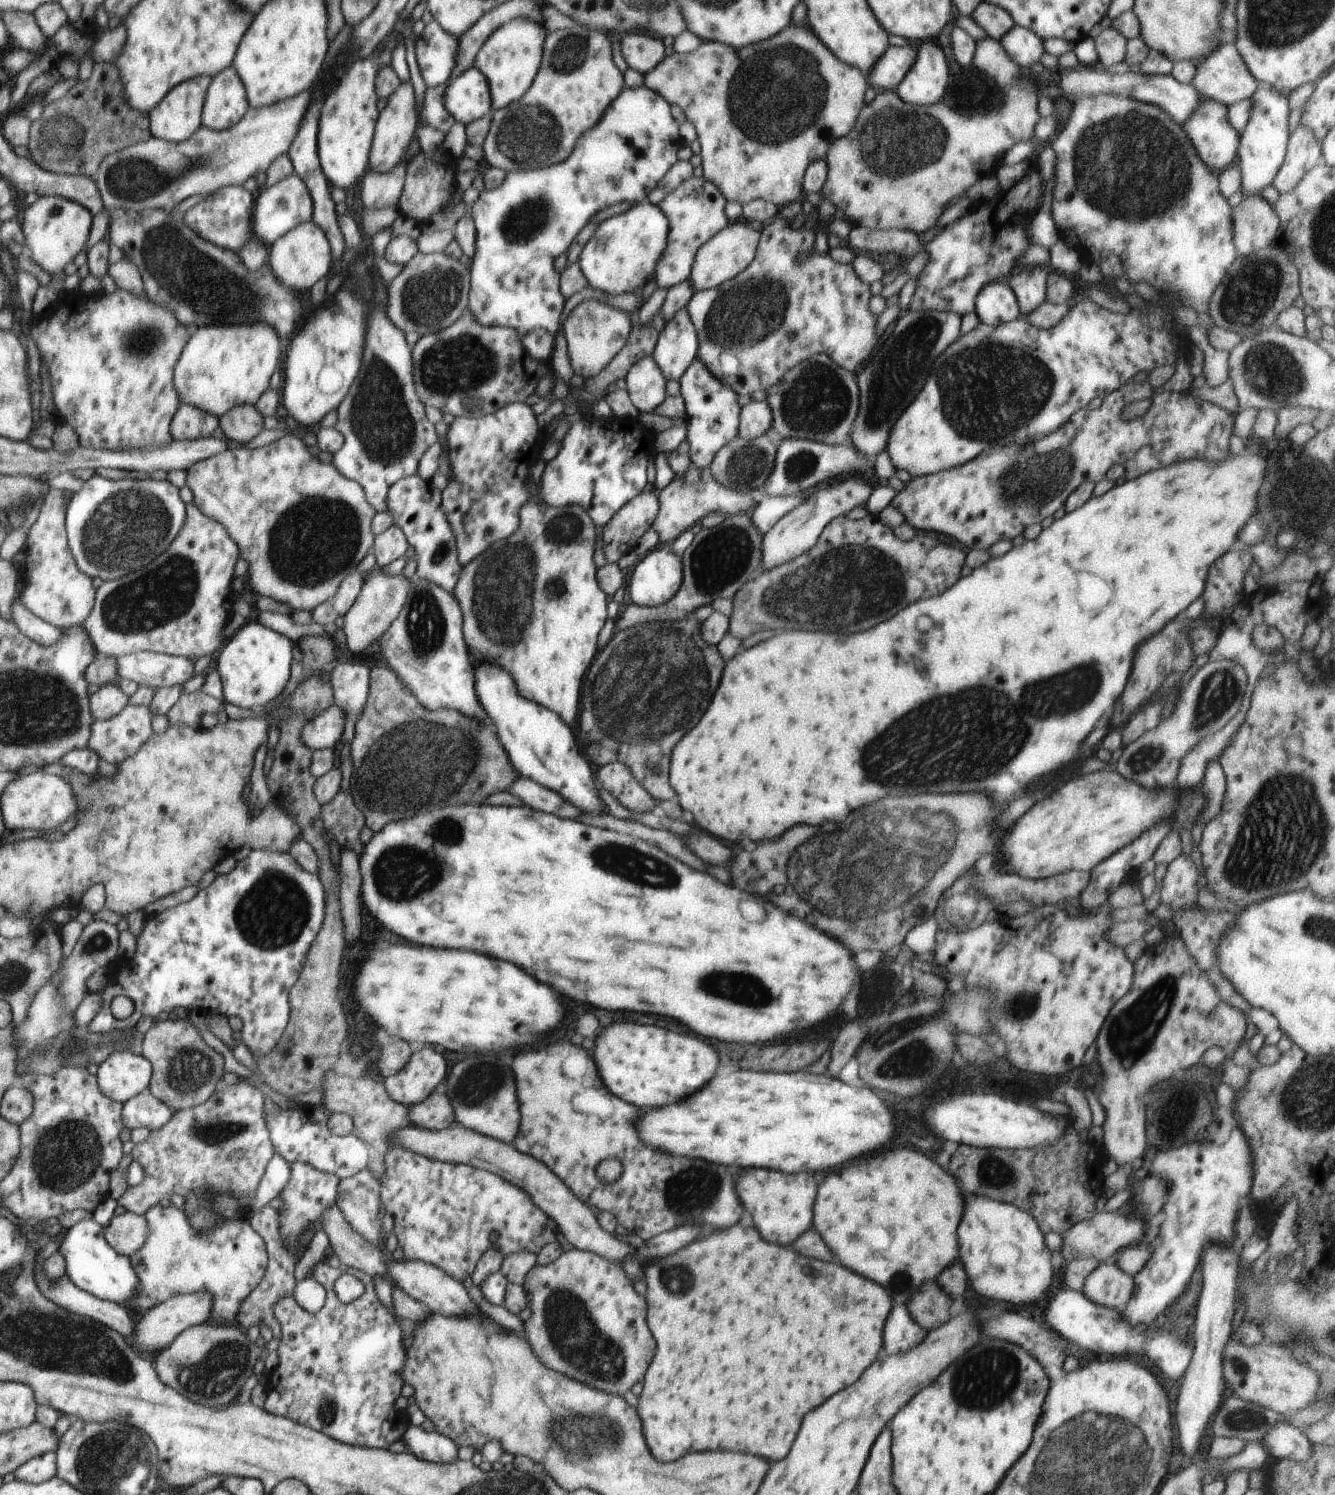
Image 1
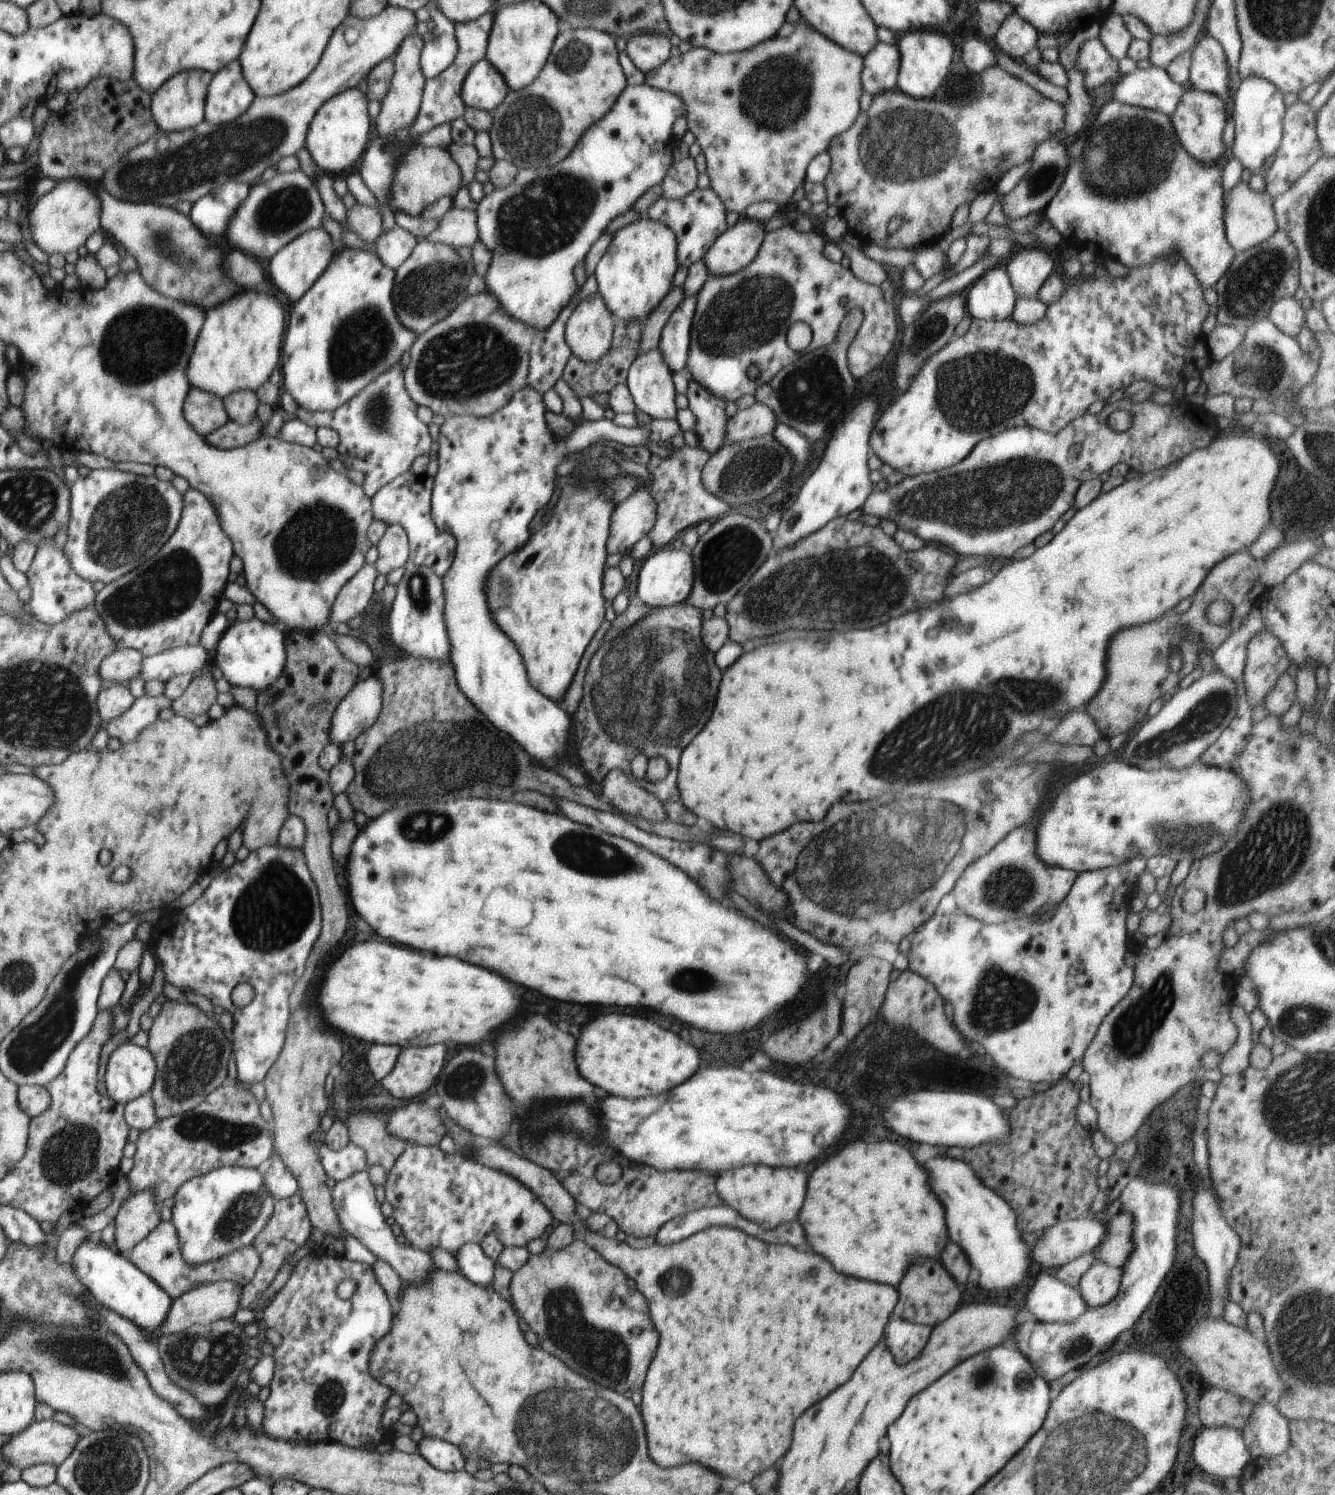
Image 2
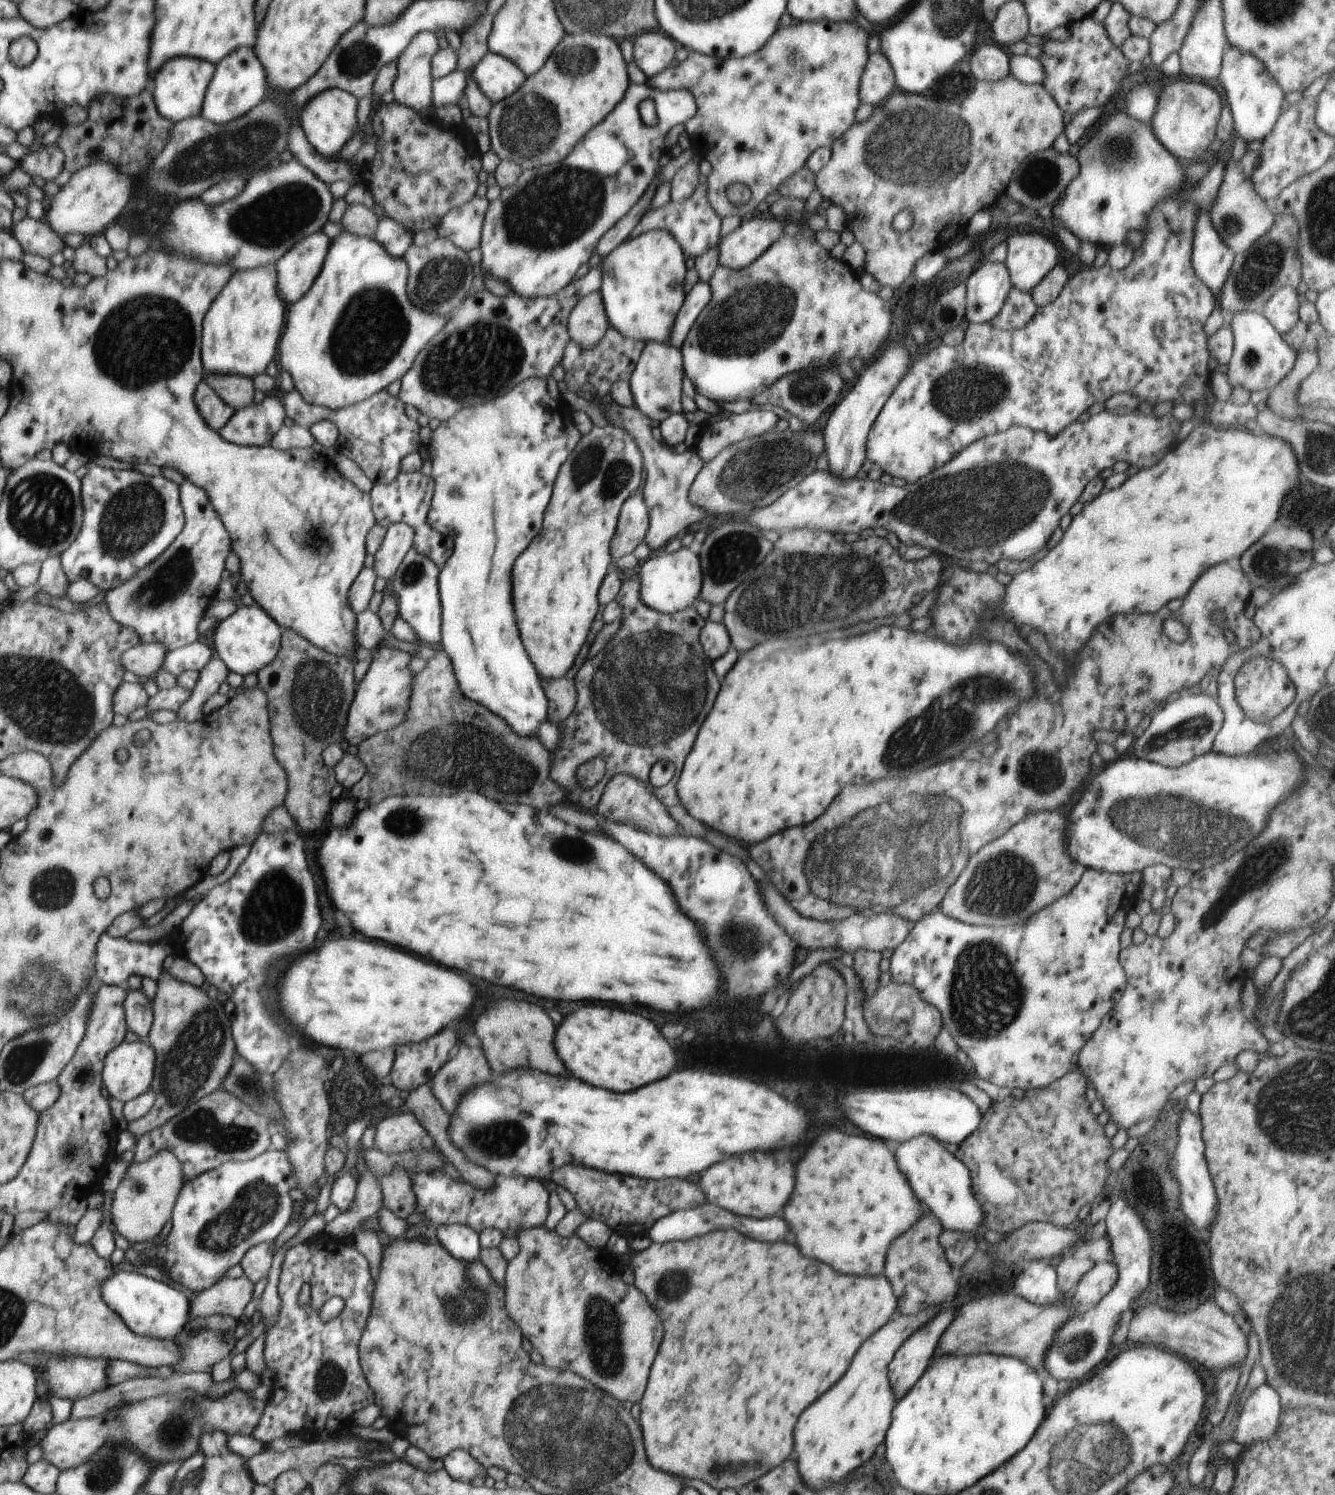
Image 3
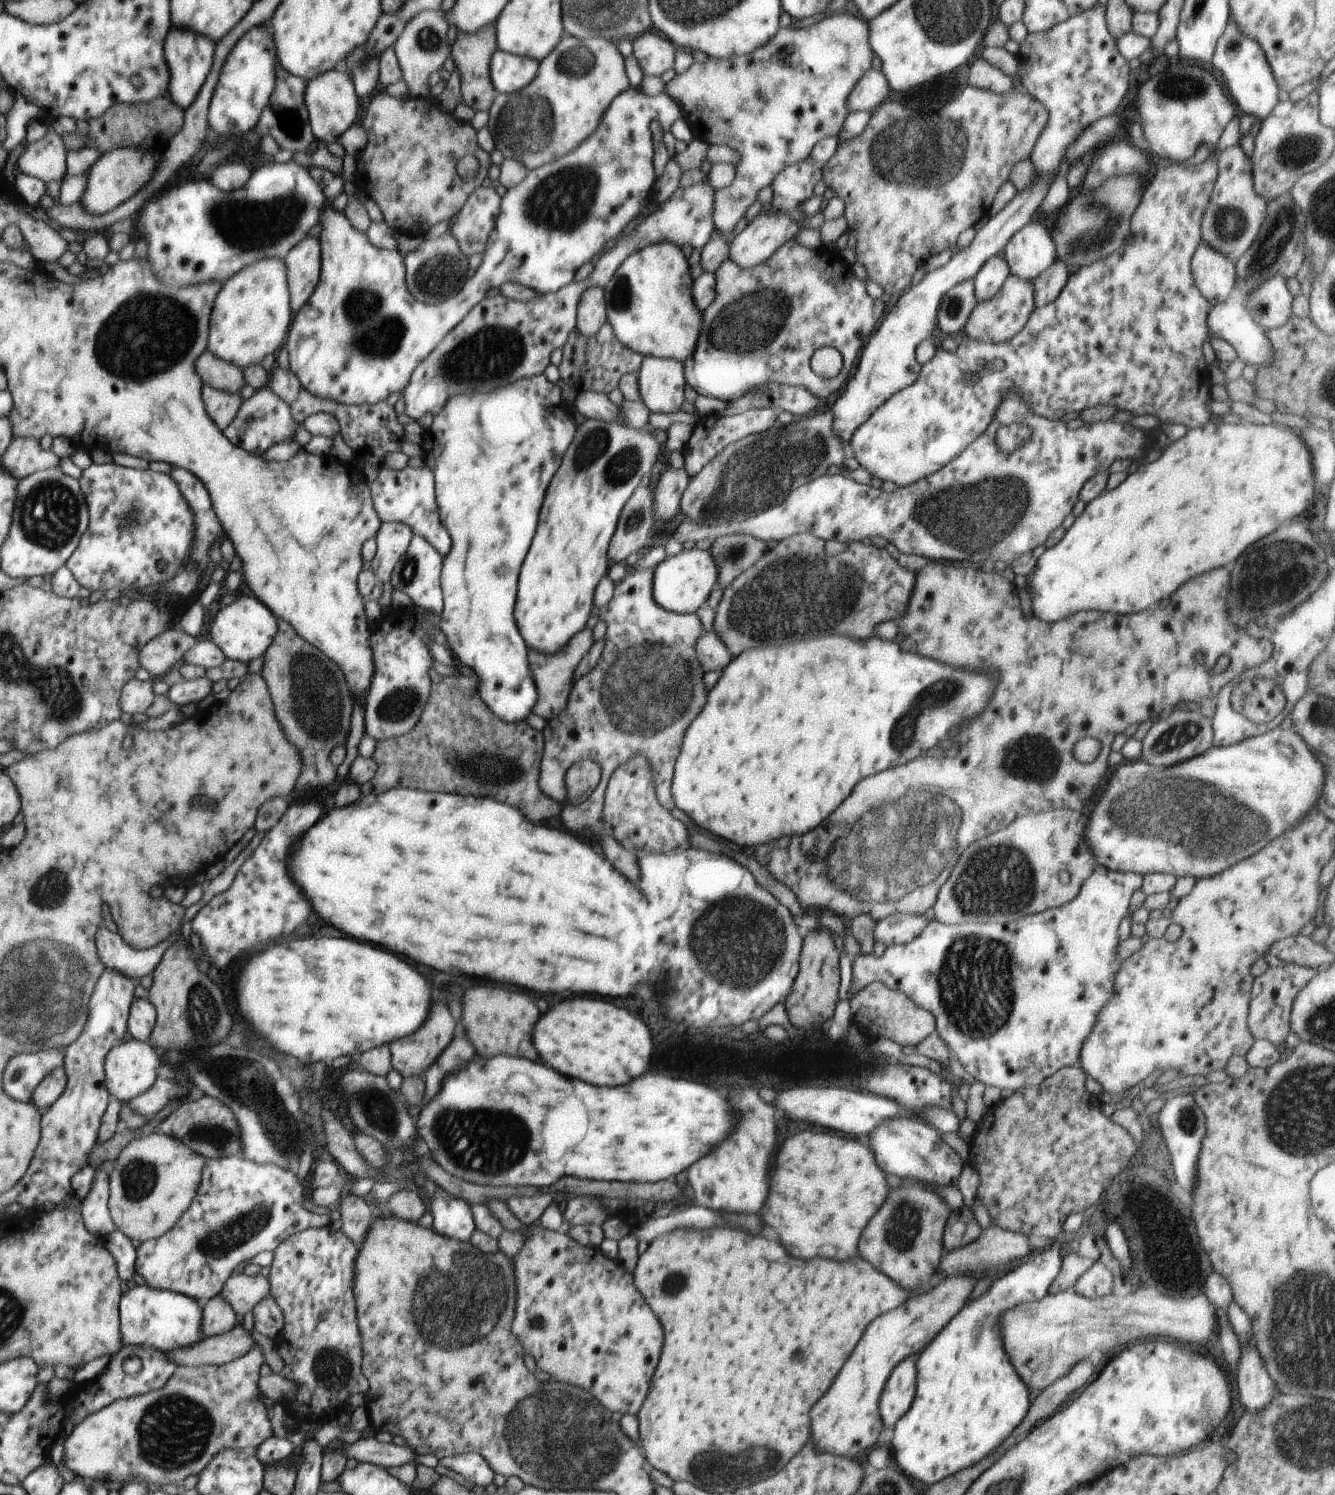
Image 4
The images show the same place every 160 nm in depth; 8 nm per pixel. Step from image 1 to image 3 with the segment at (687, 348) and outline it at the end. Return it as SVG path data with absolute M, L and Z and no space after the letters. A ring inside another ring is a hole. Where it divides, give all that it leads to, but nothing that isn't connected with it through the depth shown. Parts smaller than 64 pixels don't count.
M699 281L685 296L684 305L677 315L673 332L670 336L670 344L680 348L687 338L688 332L693 328L694 322L701 316L702 310L712 300L712 292L709 282Z

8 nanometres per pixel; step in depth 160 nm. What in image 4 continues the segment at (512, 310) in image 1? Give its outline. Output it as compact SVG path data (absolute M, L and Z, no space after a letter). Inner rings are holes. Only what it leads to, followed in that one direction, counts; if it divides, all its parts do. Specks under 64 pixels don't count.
M634 86L624 90L610 104L594 133L575 150L550 164L530 169L520 184L507 189L476 274L467 280L457 295L438 304L425 304L414 299L405 282L406 266L399 252L374 246L364 232L352 226L343 212L334 210L327 202L320 216L322 268L319 282L308 302L293 315L283 346L290 356L289 370L296 374L304 390L338 404L377 404L380 400L387 400L392 393L404 391L414 368L492 288L500 289L502 284L512 282L544 295L571 284L576 272L610 247L623 234L624 228L638 217L642 206L653 200L656 172L649 125L656 120L663 133L670 132L682 112L666 93L646 96L639 91Z

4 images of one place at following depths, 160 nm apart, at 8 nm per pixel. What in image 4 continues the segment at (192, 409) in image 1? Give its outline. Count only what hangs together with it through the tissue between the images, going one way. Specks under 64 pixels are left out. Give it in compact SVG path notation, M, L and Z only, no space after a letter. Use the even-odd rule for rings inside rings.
M209 385L202 386L201 394L206 413L214 425L223 432L236 417L243 398L239 394L222 392Z

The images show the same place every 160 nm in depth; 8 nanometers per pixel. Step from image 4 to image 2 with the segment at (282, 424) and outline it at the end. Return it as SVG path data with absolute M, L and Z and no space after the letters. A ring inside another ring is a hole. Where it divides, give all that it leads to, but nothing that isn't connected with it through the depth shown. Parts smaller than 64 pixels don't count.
M258 416L248 426L240 426L240 424L229 420L222 428L218 428L218 430L205 437L206 444L222 448L222 450L246 446L246 444L264 436L262 435L263 425Z

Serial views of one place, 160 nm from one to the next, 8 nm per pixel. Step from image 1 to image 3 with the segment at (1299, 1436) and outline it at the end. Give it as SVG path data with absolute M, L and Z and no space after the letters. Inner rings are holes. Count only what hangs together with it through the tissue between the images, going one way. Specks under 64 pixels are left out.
M1268 1382L1258 1386L1240 1412L1234 1441L1243 1448L1248 1442L1270 1442L1280 1426L1281 1398Z

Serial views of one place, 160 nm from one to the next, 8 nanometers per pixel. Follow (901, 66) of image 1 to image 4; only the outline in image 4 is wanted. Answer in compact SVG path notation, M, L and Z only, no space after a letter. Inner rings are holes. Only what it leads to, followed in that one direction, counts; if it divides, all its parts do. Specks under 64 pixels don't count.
M870 68L866 75L857 83L848 96L848 110L850 112L874 112L885 101L890 91L890 84L881 71Z

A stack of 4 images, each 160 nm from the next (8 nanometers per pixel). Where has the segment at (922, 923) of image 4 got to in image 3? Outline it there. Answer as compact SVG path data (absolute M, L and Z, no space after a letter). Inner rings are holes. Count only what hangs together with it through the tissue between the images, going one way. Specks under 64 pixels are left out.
M770 882L766 886L759 884L759 887L765 896L765 902L769 908L770 915L785 928L785 932L793 939L795 946L801 946L810 950L834 947L851 954L861 949L882 952L886 949L895 950L906 940L906 936L910 933L910 930L908 930L910 924L902 916L893 914L888 909L878 910L871 918L855 914L839 922L816 921L798 914L784 899L784 892L774 888Z

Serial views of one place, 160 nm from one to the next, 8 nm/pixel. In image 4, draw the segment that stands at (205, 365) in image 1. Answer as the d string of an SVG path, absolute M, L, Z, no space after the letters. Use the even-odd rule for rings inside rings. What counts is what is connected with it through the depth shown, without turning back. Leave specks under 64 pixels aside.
M264 258L223 283L210 314L206 351L242 370L256 366L285 345L293 315L284 260Z

